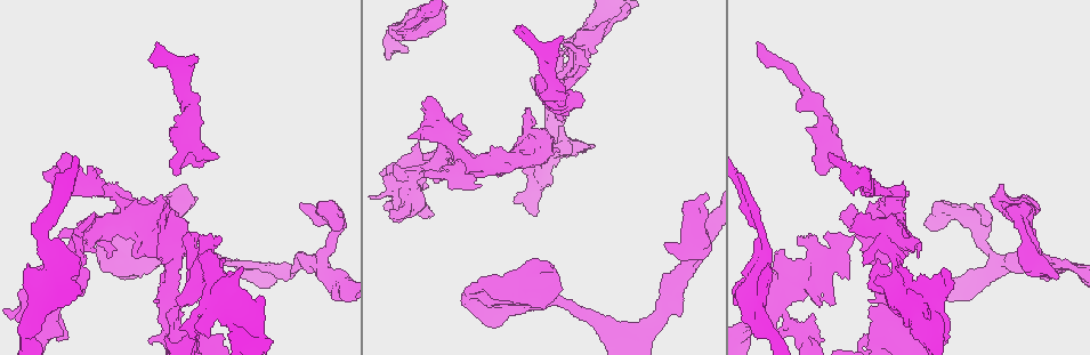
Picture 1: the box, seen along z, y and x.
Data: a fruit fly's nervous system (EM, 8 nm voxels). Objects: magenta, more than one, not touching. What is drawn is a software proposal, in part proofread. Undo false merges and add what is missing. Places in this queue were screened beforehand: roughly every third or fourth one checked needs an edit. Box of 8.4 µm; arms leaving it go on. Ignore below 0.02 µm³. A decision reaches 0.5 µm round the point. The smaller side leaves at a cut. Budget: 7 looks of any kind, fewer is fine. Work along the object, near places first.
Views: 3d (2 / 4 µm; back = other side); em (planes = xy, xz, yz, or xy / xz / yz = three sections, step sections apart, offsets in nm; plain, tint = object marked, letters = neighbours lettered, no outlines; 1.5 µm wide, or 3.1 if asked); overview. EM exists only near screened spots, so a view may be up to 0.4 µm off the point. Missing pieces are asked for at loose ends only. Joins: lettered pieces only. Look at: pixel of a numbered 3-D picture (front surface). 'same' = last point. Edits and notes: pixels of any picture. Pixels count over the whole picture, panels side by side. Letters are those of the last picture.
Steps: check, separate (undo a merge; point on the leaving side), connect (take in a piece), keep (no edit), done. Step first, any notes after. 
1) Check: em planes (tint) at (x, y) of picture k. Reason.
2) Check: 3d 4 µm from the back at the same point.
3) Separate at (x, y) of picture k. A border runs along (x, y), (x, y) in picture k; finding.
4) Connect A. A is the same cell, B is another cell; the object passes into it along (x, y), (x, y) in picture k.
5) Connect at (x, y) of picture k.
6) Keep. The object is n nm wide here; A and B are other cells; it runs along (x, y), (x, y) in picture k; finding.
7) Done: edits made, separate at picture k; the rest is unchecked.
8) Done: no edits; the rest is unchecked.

Check: 3d 4 µm at (91, 227) of picture 1. A fork.

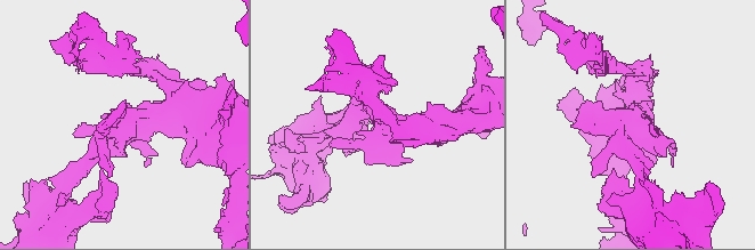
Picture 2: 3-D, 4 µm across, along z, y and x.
Check: em planes (tint) at (614, 120) of picture 2.

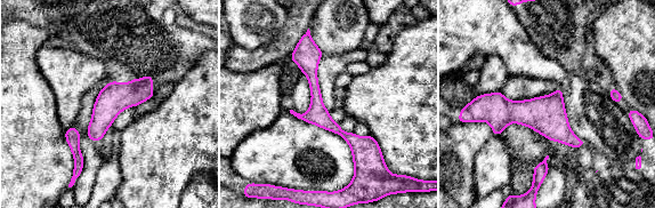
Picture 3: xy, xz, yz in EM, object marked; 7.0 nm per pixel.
Check: em planes (letters) at the same point.

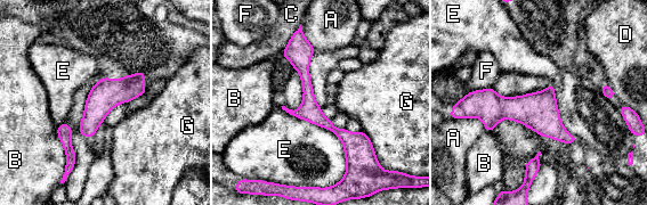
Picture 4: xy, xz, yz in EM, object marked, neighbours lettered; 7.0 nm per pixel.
Keep. The object is 220 nm wide here; A, B, C, D, E, F and G are other cells; a border runs along (281, 107), (331, 130), (346, 172) in picture 4; one neuron here.

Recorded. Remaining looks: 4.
Check: em planes (tint) at (149, 58) of picture 1. Branch stops here.

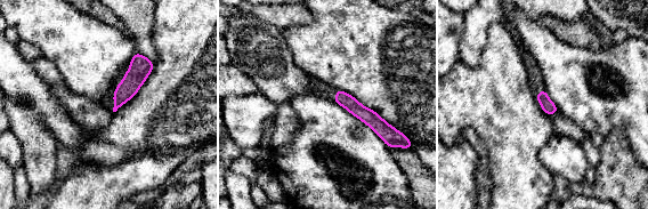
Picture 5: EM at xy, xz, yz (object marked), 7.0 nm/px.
Check: em planes (letters) at the same point. See the neighbours.

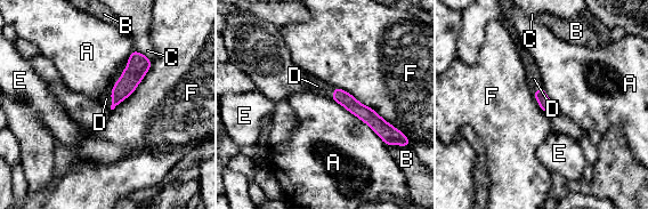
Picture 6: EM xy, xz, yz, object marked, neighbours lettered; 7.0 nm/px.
Connect D. The longest contact is with F, 550 nm; D is the same cell, A, B, C, E and F are other cells; the object passes into it along (138, 65), (115, 85), (106, 98) in picture 6; it goes on there.

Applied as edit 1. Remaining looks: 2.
Done: edits made, connect at picture 6; the rest is unchecked.

